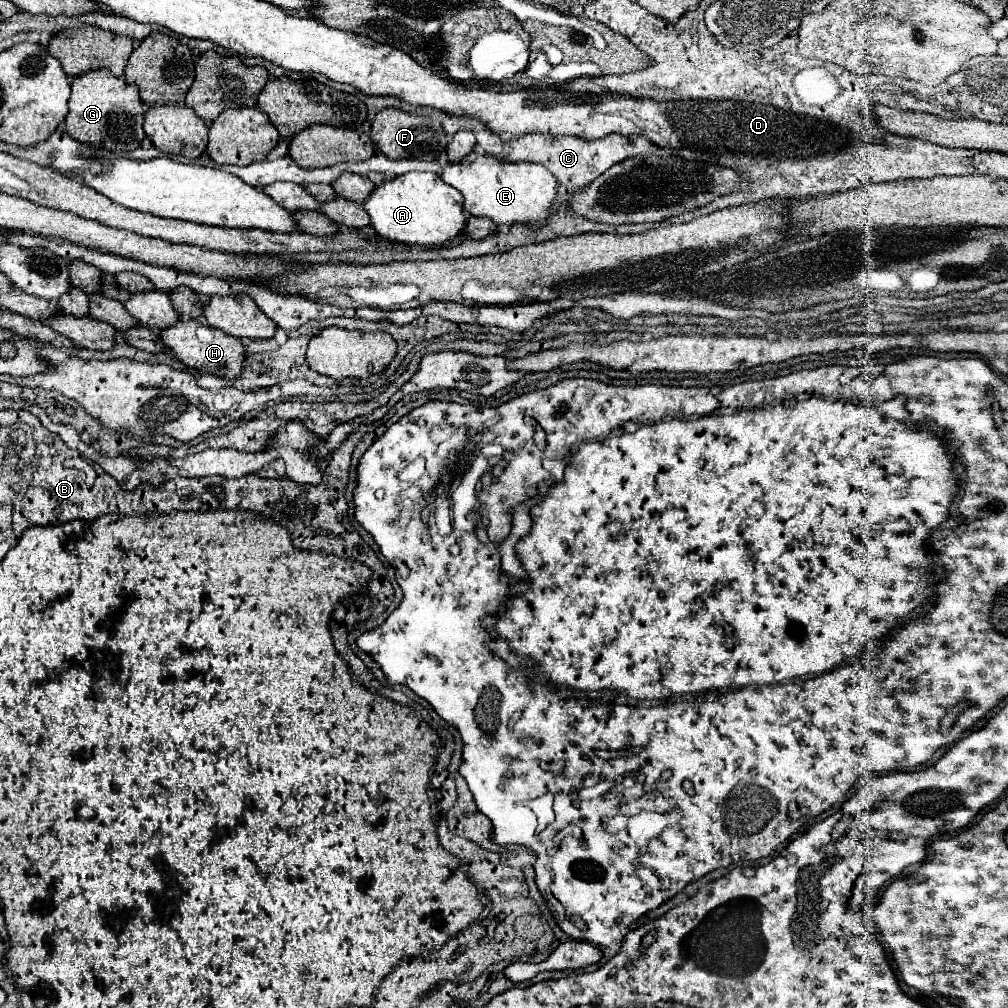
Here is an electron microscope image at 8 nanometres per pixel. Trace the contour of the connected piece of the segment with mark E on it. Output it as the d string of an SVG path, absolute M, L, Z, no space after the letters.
M471 152L455 164L445 164L443 182L457 188L465 198L465 212L479 218L489 218L495 224L525 224L543 228L551 218L551 206L557 198L557 178L543 166L521 162L511 164L493 156L479 156Z

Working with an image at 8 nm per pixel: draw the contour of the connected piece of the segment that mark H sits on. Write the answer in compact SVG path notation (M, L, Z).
M179 320L175 326L161 330L163 344L173 350L173 354L189 368L201 374L215 374L219 378L239 378L245 362L245 346L239 338L225 334L223 330L205 326L199 320Z

